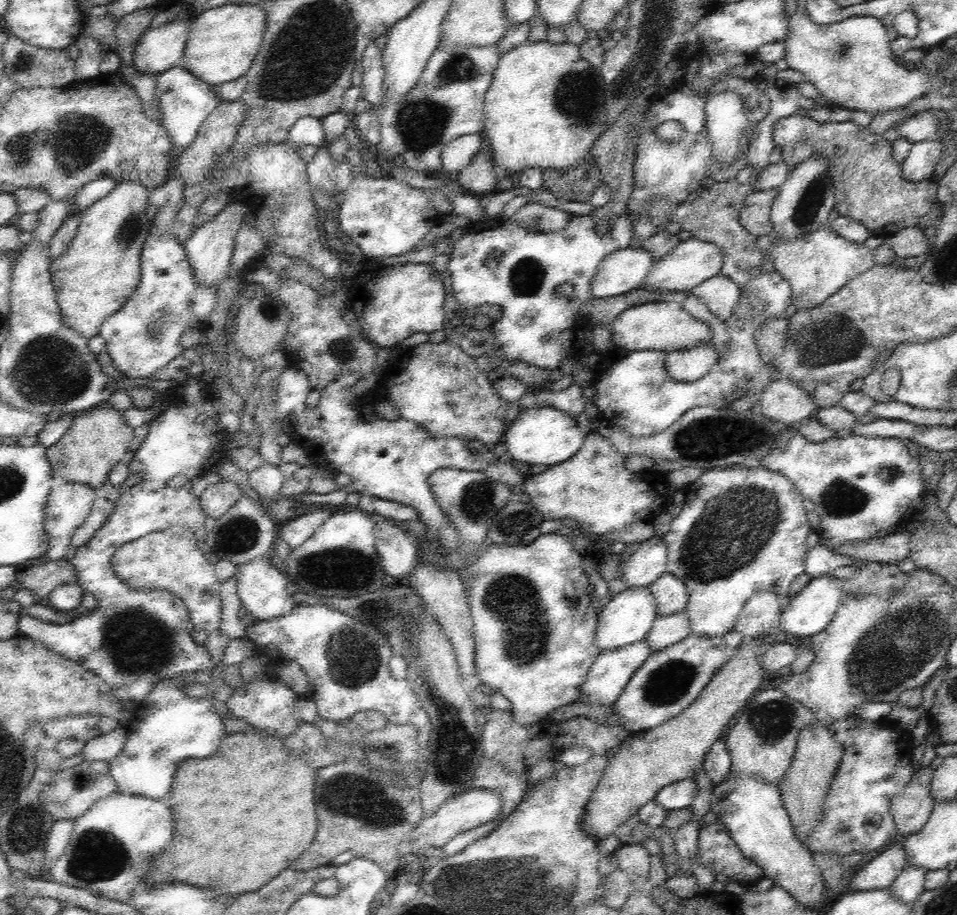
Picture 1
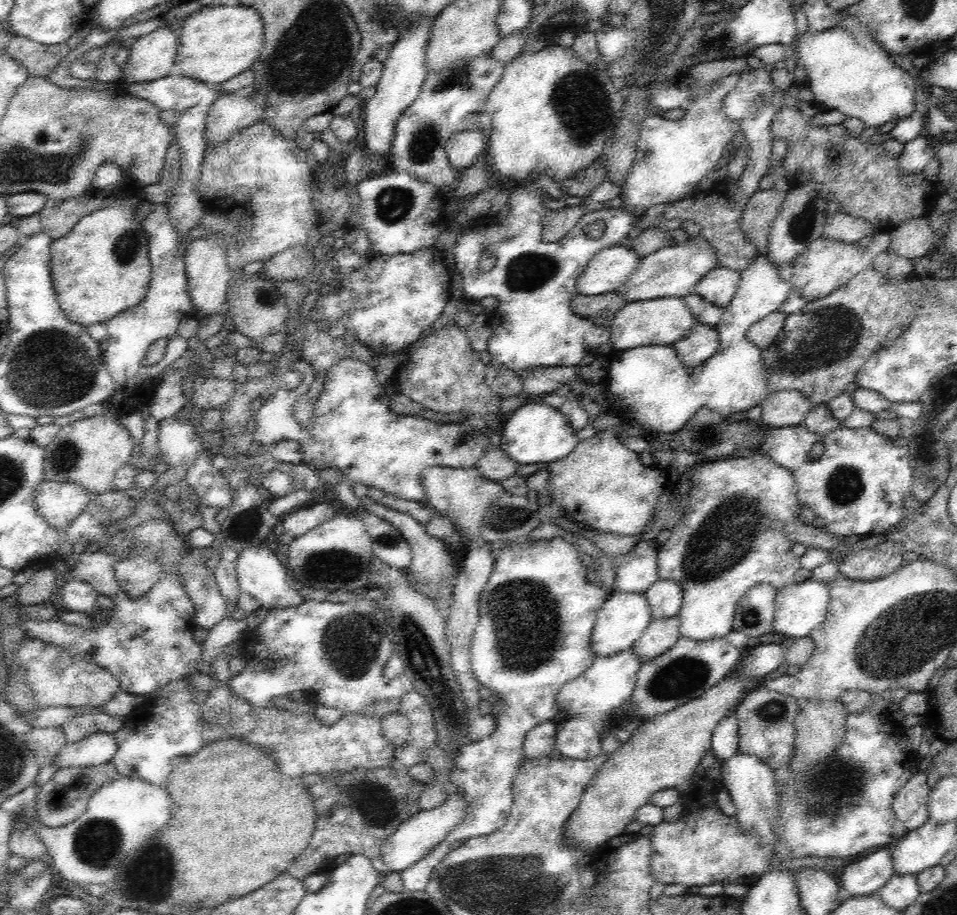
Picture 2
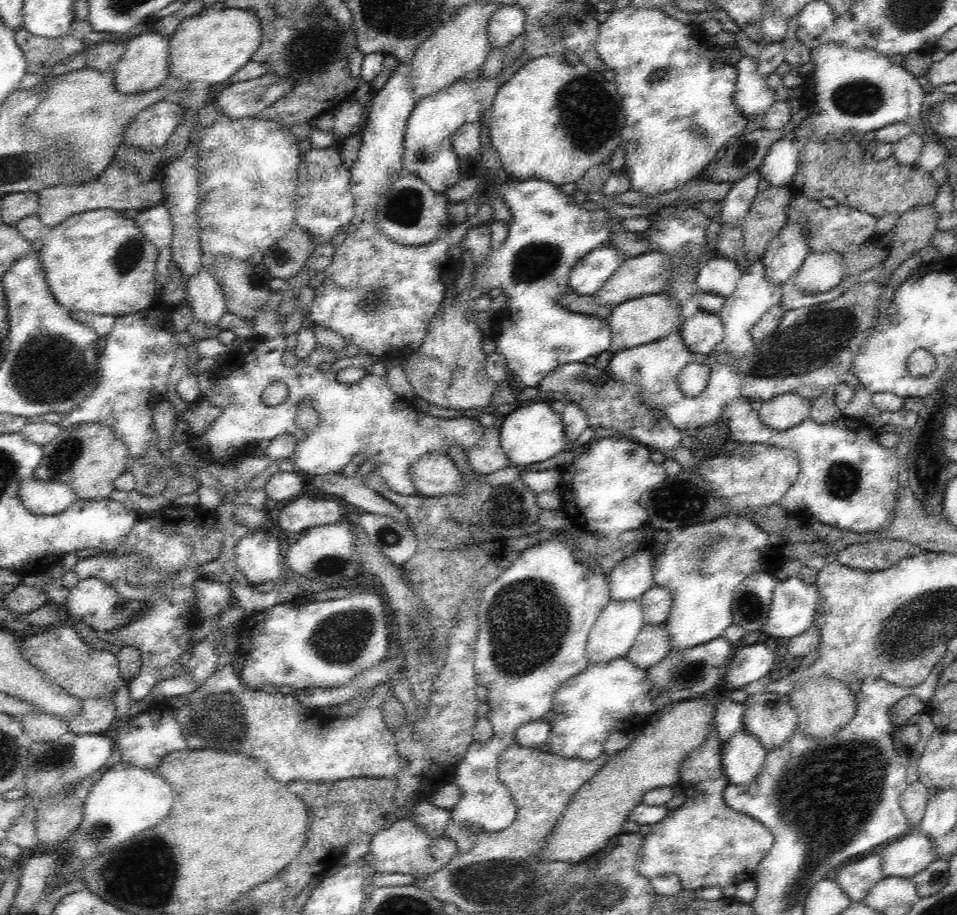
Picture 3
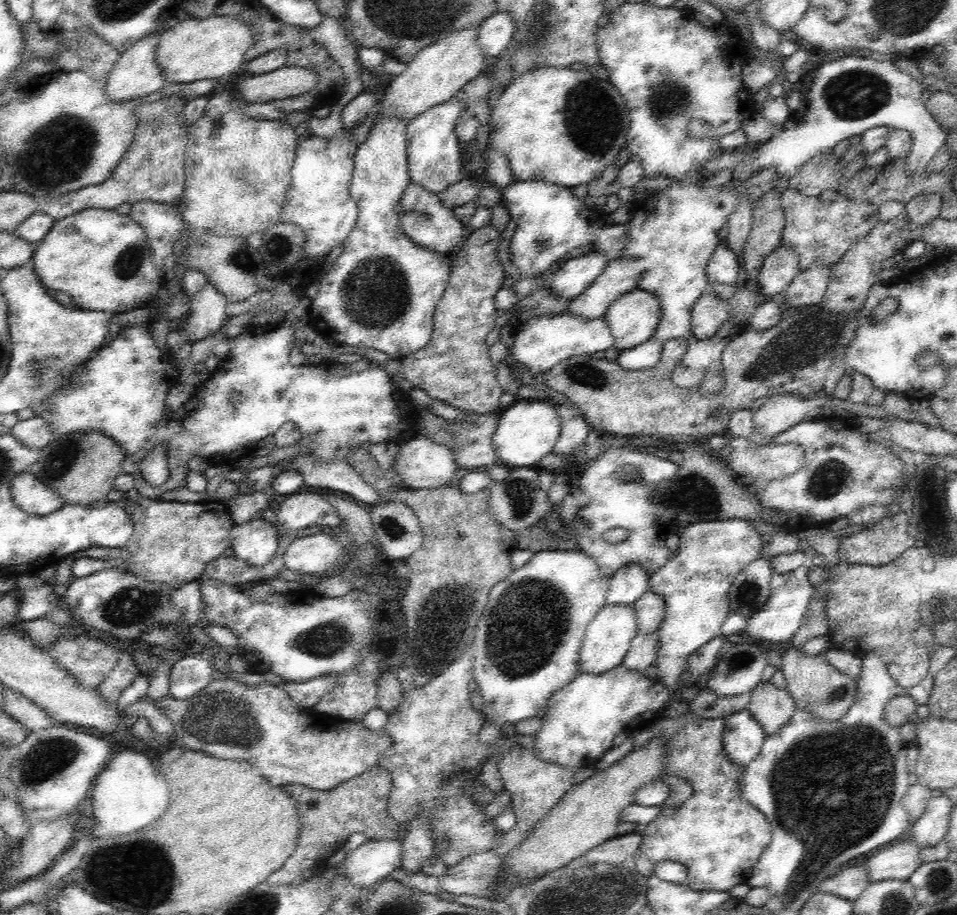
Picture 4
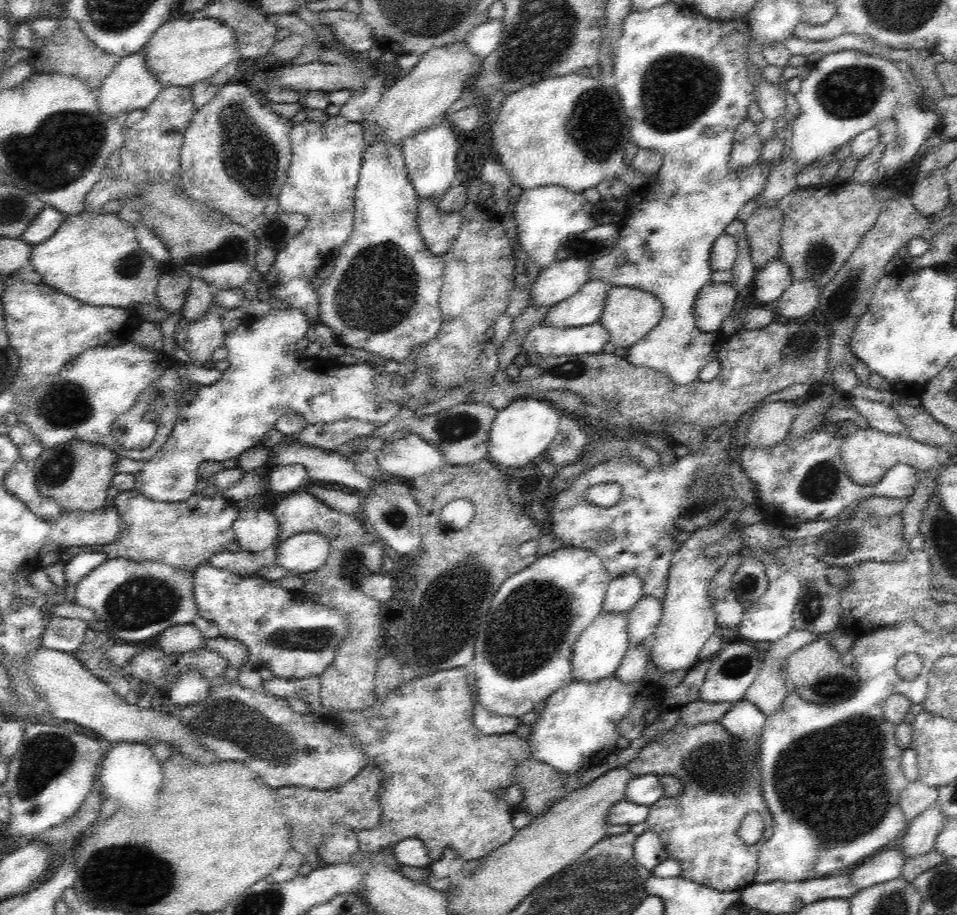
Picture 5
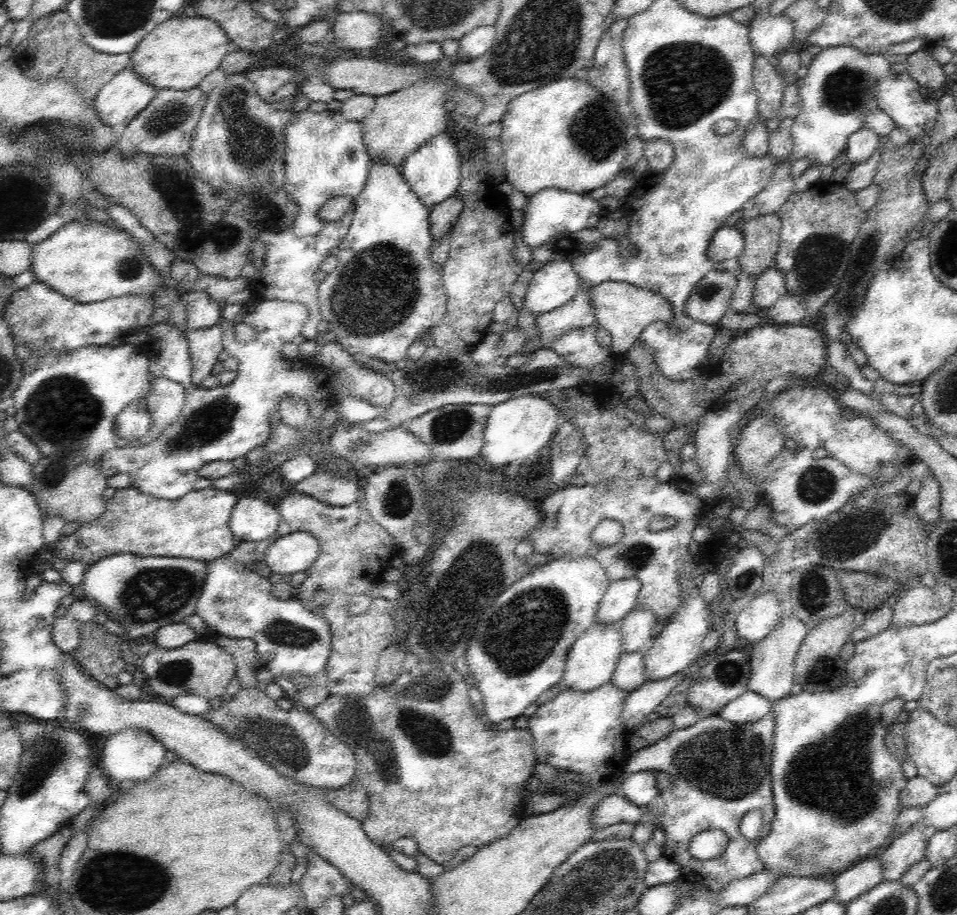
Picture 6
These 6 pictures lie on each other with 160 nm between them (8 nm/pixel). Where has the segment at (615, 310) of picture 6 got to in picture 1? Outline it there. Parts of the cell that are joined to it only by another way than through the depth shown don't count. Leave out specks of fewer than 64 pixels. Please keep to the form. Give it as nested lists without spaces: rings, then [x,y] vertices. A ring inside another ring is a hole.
[[[651,301],[624,310],[614,319],[610,327],[615,348],[626,351],[662,350],[672,352],[682,348],[694,348],[698,344],[711,342],[712,329],[701,320],[696,320],[682,304],[671,302]]]

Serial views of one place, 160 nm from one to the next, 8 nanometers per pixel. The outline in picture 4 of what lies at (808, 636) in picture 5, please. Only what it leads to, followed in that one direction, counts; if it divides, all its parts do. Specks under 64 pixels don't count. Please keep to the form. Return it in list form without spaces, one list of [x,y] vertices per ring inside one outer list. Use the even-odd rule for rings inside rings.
[[[768,681],[750,692],[750,702],[746,710],[762,725],[768,735],[782,728],[797,709],[787,689],[780,690]]]

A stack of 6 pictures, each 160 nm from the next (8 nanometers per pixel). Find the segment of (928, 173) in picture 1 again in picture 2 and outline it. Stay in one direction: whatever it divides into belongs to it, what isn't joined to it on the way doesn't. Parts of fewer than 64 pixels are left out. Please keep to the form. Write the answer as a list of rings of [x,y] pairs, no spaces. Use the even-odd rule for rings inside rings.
[[[925,133],[904,143],[904,148],[898,158],[899,169],[909,176],[921,174],[928,162],[935,156],[936,149],[930,145]]]

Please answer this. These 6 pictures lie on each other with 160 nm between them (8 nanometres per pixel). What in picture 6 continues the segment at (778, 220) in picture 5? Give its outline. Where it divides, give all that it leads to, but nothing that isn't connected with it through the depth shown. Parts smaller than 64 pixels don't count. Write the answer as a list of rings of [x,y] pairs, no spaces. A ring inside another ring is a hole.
[[[776,213],[747,220],[741,231],[744,247],[737,259],[741,270],[756,278],[774,264],[780,247],[781,221]]]

